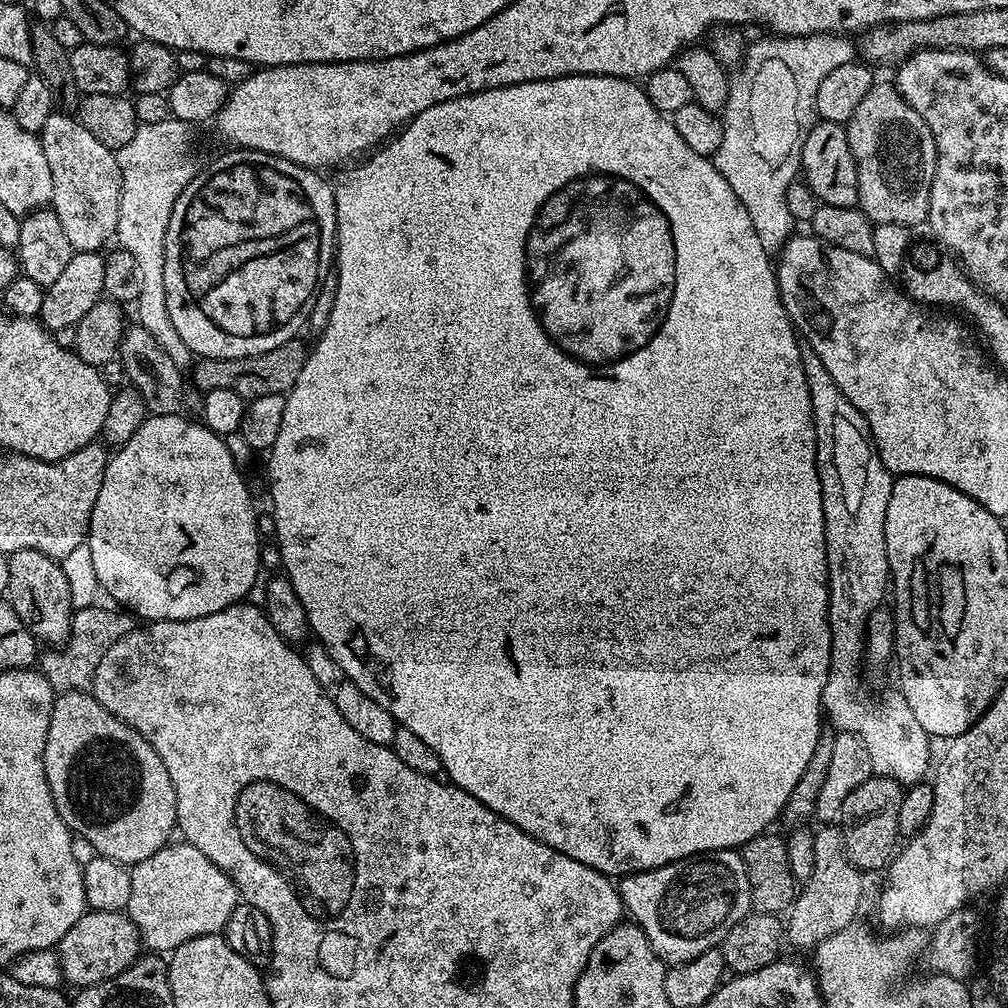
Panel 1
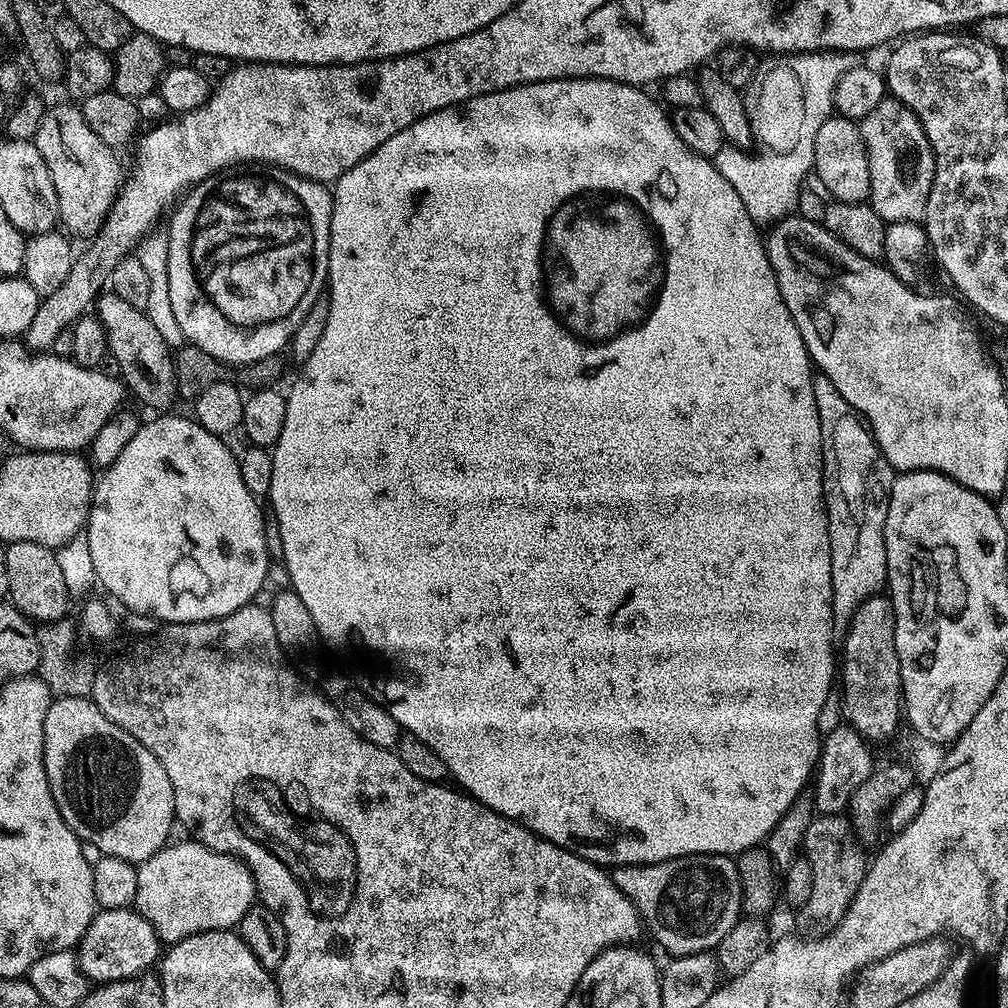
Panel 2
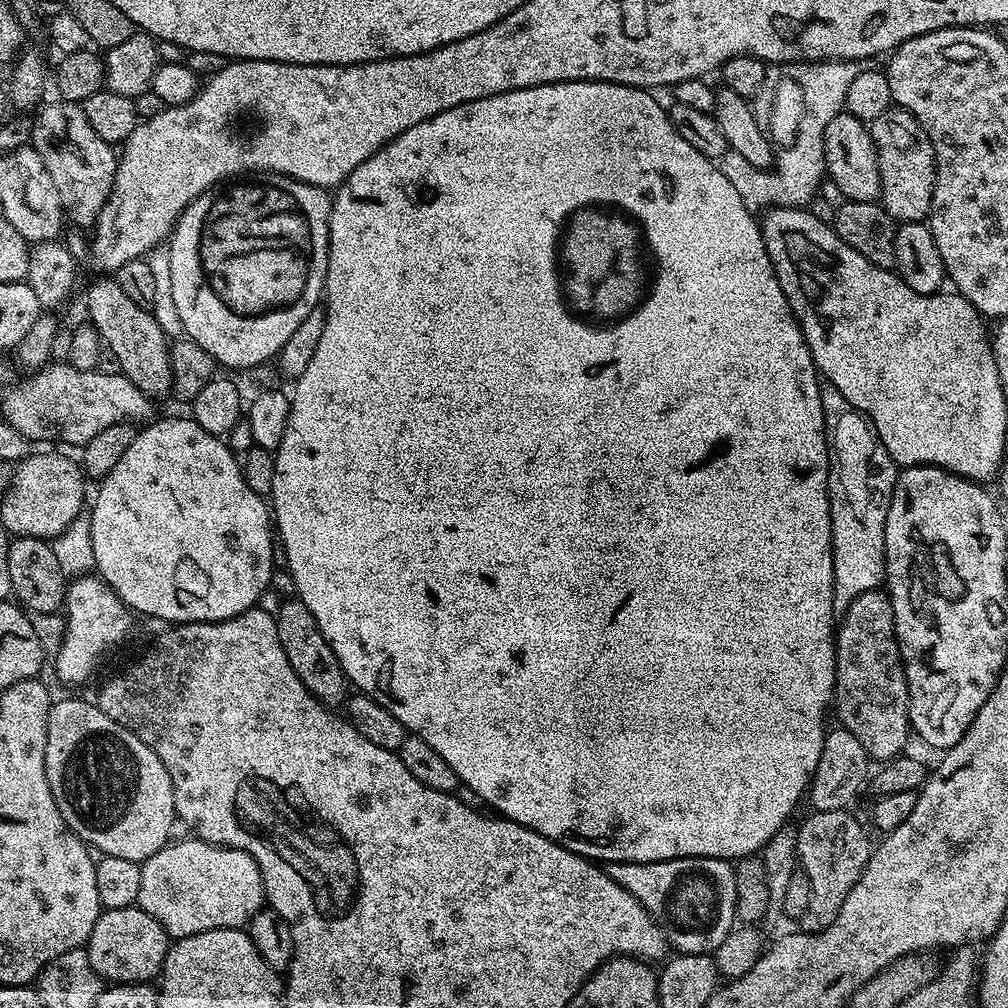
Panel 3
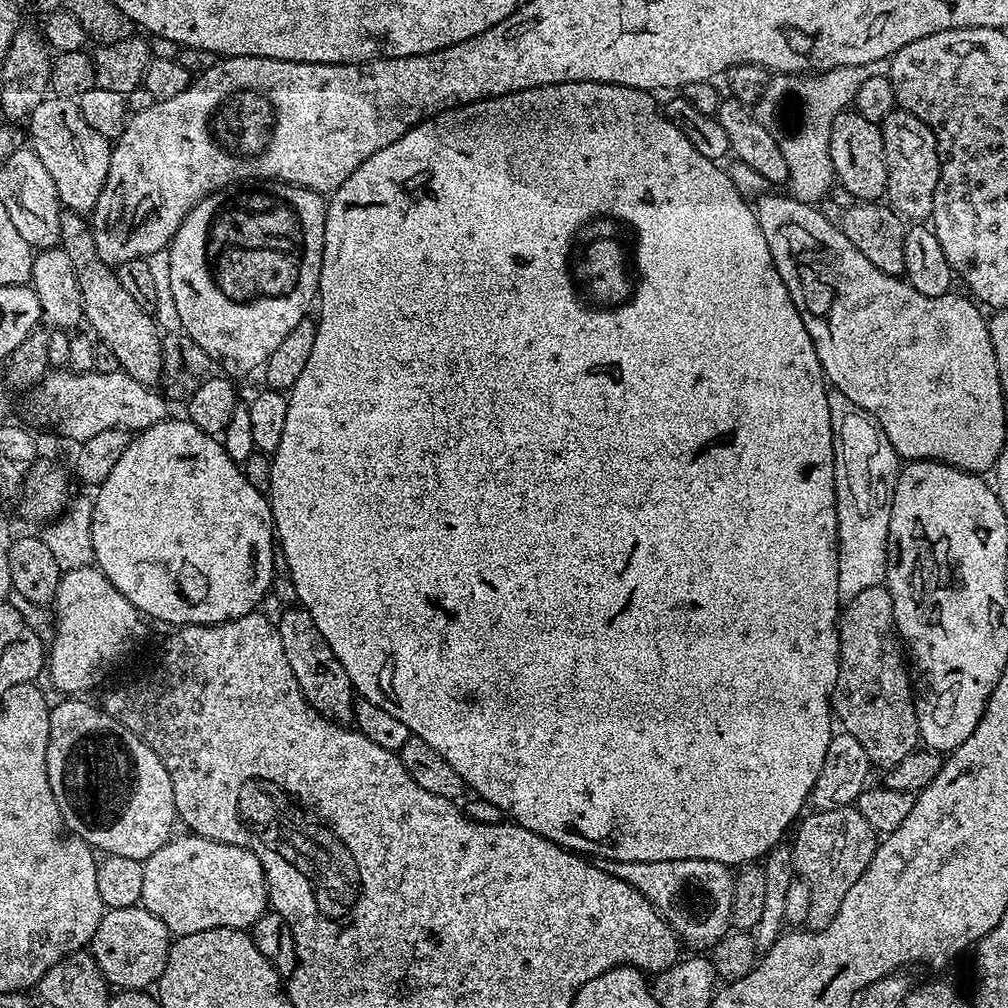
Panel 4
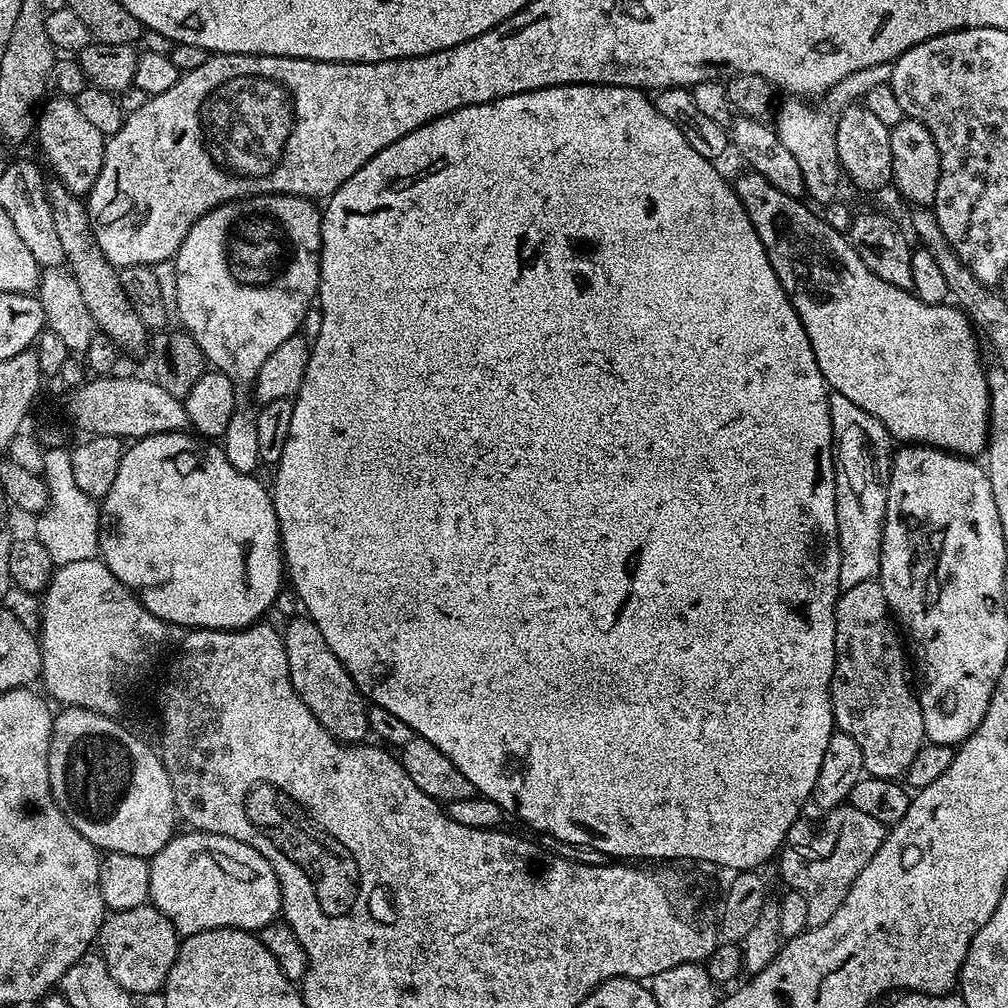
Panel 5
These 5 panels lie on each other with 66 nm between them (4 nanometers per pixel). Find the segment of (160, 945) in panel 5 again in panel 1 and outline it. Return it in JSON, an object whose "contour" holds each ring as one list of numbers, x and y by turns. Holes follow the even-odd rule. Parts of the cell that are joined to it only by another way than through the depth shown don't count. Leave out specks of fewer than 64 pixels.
{"contour":[[85,911,84,916,78,918,78,922,74,922,74,926,70,926,70,930,66,930,66,934,60,939,58,945,60,969,64,979,69,985,76,984,77,989,89,988,91,984,106,982,110,978,122,974,122,970,130,967,141,955,141,952,140,936,133,928,131,918,124,912]]}

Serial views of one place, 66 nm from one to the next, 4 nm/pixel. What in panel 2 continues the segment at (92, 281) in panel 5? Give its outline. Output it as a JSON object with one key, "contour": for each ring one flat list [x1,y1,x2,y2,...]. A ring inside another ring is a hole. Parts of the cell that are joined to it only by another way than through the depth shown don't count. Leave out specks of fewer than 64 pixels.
{"contour":[[105,294,97,302,98,319,108,334,108,351,118,358,118,366,127,391,132,392,148,408,168,410,172,403,177,403,176,362,173,349,169,348,162,334,158,334,154,322,144,313,143,308,130,306,122,298]]}

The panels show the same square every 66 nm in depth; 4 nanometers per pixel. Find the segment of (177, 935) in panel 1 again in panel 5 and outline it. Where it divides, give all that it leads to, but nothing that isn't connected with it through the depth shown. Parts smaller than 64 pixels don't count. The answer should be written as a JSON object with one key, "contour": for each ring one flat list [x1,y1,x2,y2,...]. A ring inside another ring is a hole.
{"contour":[[184,830,173,835,172,841,150,860,149,901,176,927,181,937,193,936,215,928,240,928,255,933,281,915,280,883,266,858,250,846,222,834]]}

